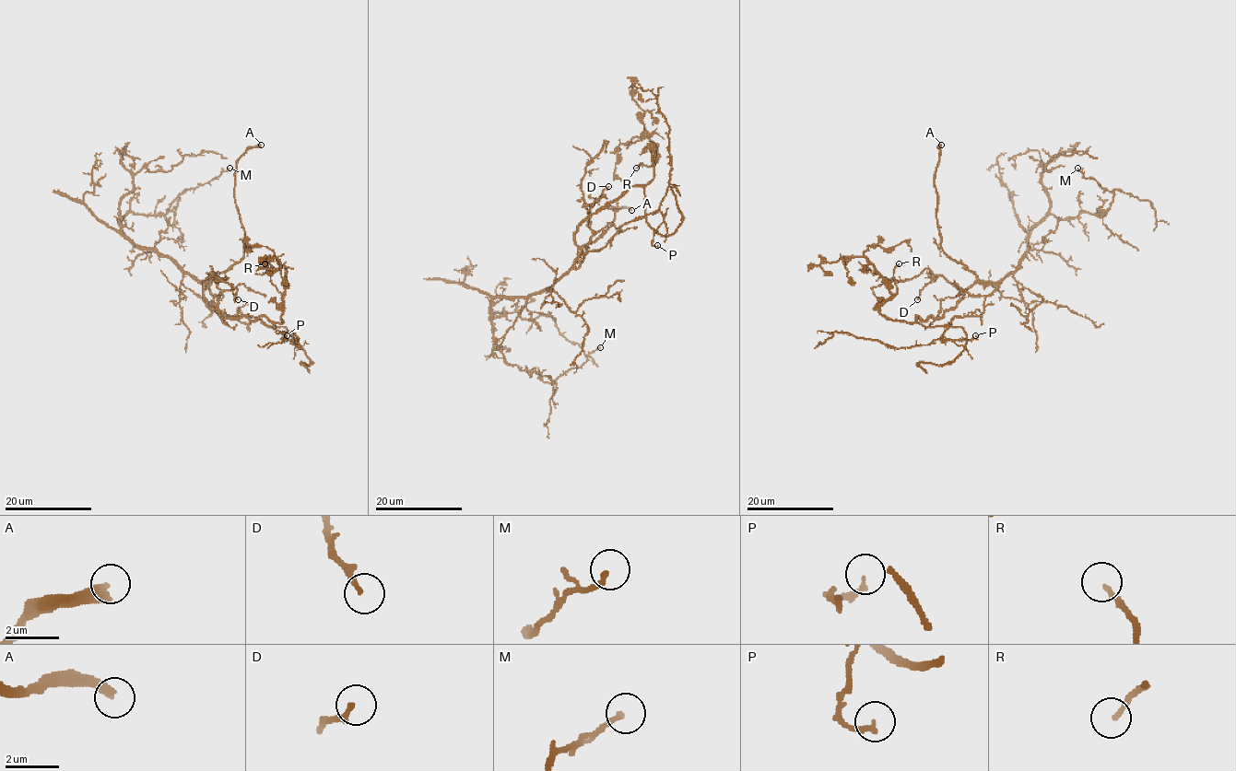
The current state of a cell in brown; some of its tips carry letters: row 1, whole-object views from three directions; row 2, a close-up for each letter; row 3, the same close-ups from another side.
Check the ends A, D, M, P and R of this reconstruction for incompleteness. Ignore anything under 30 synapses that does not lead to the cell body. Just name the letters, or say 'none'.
A, R

